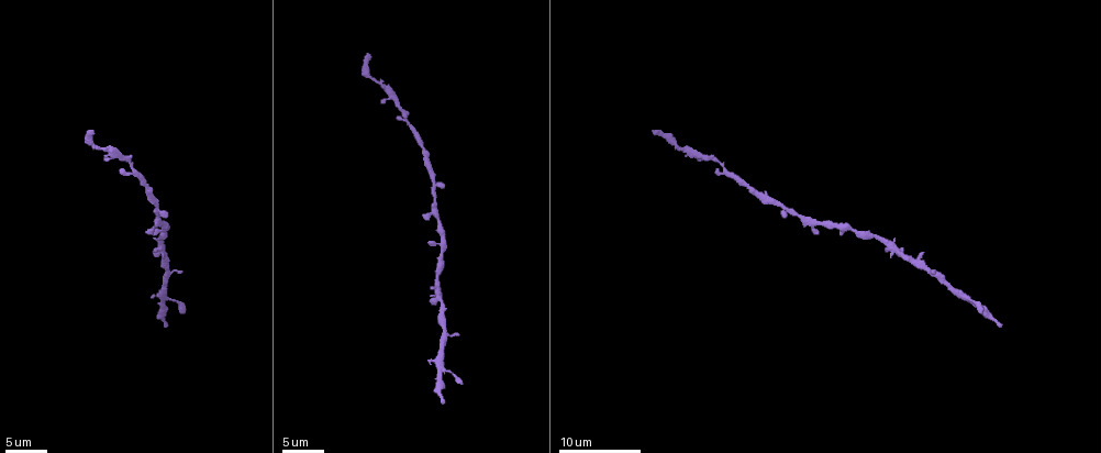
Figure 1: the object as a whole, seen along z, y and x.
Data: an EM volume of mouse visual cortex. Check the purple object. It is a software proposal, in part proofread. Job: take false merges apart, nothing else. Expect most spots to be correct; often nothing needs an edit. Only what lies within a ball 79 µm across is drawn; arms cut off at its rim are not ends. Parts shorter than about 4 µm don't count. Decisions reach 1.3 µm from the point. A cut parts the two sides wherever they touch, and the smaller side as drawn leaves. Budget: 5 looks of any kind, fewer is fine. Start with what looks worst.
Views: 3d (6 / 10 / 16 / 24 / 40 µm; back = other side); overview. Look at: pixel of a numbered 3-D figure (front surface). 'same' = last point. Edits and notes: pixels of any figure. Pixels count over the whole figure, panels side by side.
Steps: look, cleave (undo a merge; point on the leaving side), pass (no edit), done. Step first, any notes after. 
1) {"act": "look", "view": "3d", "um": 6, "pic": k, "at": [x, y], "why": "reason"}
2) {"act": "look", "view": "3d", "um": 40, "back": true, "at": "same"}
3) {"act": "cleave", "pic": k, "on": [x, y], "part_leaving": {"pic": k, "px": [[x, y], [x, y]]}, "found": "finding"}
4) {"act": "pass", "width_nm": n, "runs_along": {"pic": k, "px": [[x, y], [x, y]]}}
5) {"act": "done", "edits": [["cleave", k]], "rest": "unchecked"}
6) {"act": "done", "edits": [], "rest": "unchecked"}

{"act": "look", "view": "3d", "um": 10, "pic": 1, "at": [389, 95], "why": "sudden change in width"}

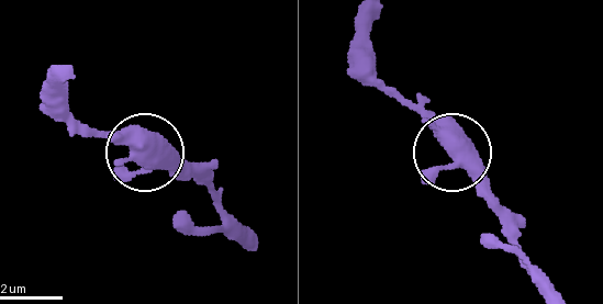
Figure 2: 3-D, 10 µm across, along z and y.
{"act": "pass", "runs_along": {"pic": 2, "px": [[252, 237], [191, 173], [99, 130]]}, "found": "all the same cell"}

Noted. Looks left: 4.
{"act": "look", "view": "3d", "um": 10, "pic": 1, "at": [815, 223]}

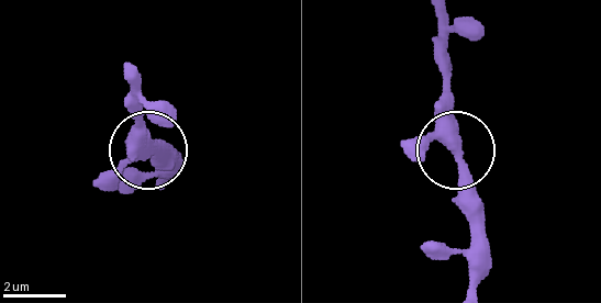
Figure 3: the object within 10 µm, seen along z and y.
{"act": "look", "view": "3d", "um": 6, "pic": 3, "at": [458, 155]}

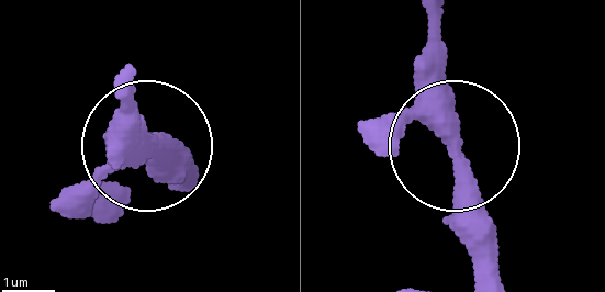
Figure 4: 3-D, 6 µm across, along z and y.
{"act": "pass", "side_arm_um": 28, "runs_along": {"pic": 4, "px": [[152, 137], [125, 98]]}, "found": "continuous, no second cell"}

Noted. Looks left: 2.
{"act": "look", "view": "3d", "um": 16, "pic": 1, "at": [91, 140], "why": "thick turns thin"}

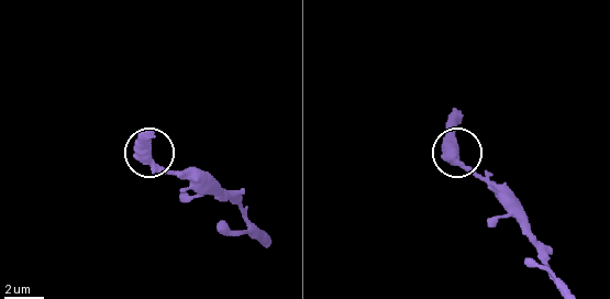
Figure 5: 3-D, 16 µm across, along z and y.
{"act": "look", "view": "3d", "um": 6, "pic": 5, "at": [145, 152], "why": "closer look"}

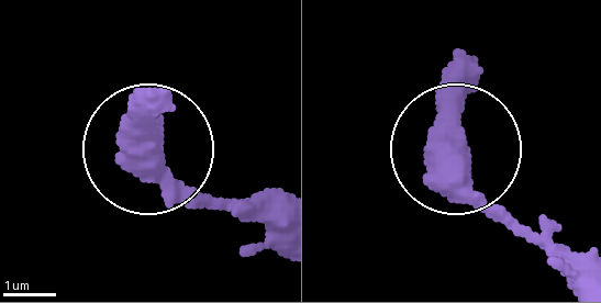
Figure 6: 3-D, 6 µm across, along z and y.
{"act": "pass", "runs_along": {"pic": 6, "px": [[264, 231], [198, 200], [149, 156]]}, "found": "continuous, no second cell"}

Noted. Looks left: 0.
{"act": "done", "edits": [], "rest": "unchecked"}

